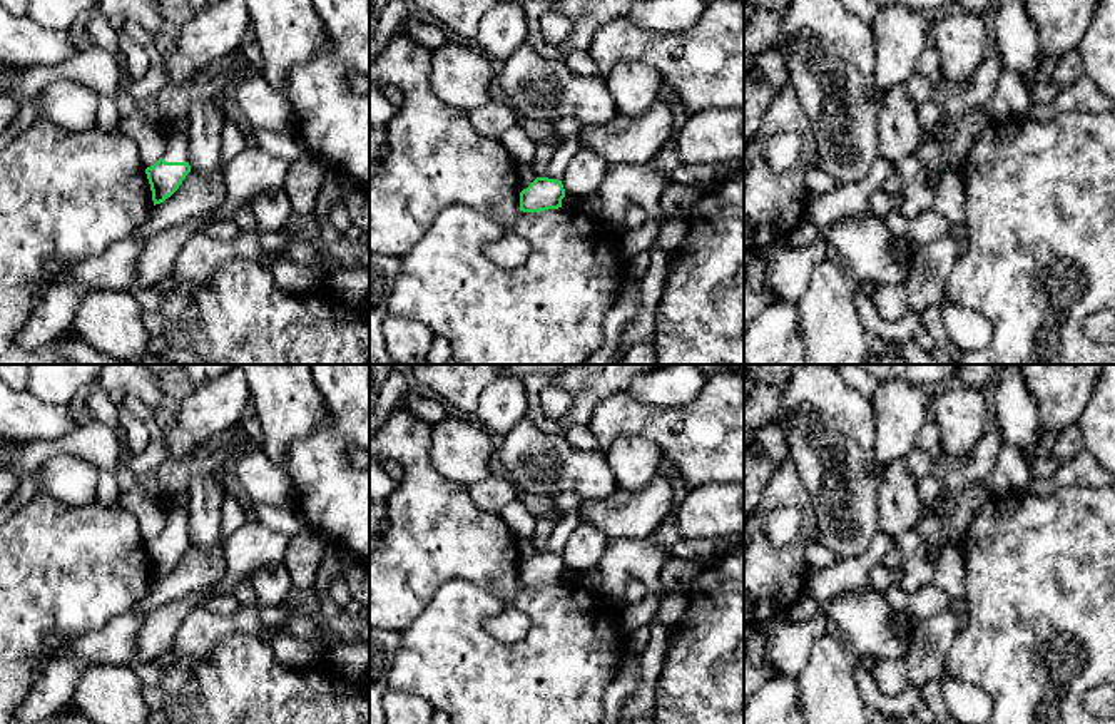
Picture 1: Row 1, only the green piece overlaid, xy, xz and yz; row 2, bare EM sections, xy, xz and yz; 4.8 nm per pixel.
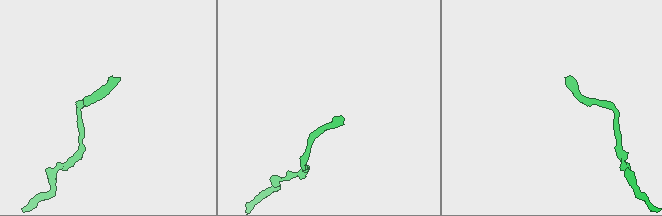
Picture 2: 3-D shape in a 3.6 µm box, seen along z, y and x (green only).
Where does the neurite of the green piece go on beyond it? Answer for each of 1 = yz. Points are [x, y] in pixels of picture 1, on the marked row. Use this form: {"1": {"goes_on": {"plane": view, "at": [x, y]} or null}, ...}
{"1": {"goes_on": null}}

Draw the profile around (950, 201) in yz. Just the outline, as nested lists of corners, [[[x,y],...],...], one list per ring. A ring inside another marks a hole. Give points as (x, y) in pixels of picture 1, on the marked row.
[[[953,169],[943,172],[931,206],[950,226],[963,224],[966,217],[966,184],[963,174]]]

